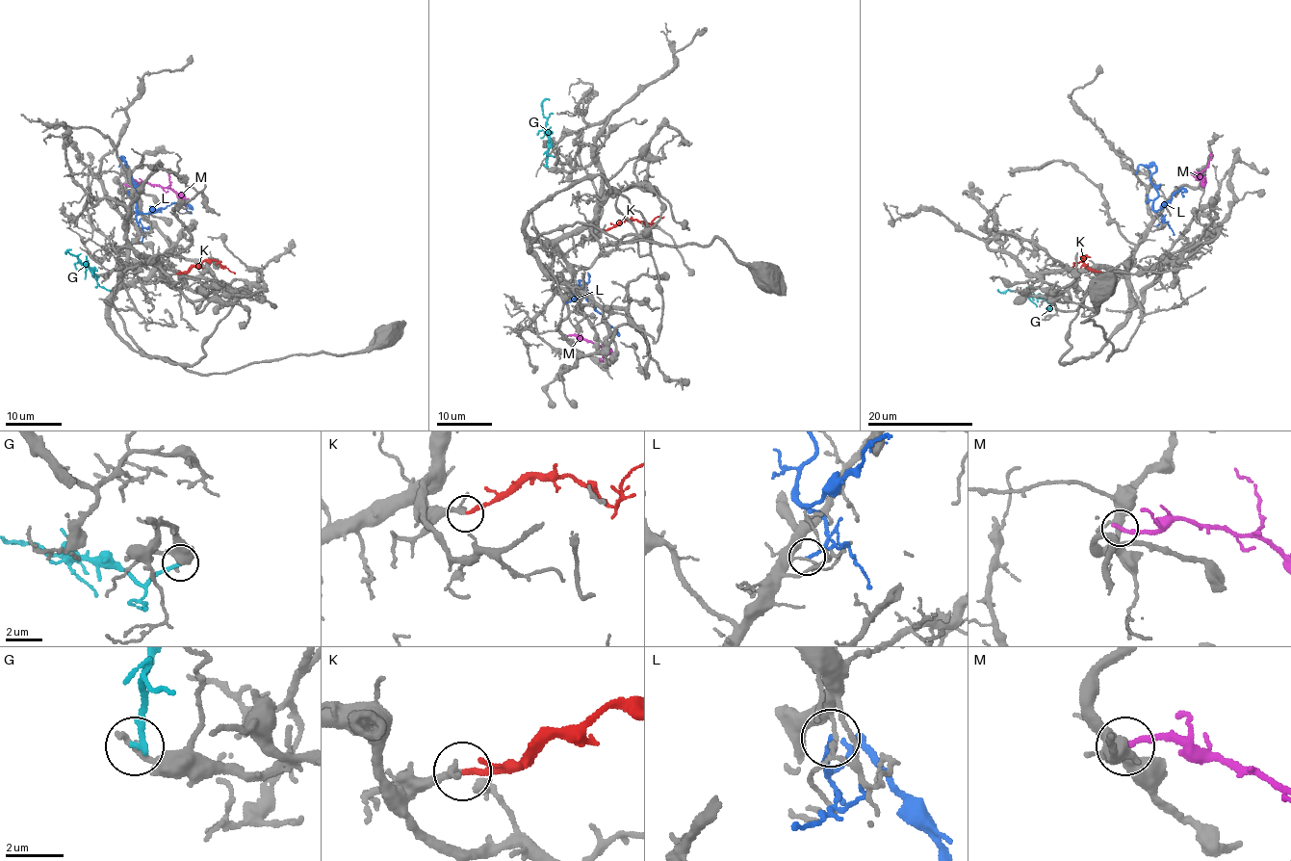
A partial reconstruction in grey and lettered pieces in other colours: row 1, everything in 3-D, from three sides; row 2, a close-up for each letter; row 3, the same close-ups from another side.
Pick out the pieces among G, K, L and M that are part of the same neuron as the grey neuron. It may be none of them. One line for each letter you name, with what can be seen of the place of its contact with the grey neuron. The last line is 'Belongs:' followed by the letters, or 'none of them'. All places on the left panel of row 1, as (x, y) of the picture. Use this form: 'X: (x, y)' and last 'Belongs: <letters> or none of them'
K: (175, 273)
Belongs: K

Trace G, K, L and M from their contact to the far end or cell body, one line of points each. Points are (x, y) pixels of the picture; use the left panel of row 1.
G: (96, 275), (95, 278), (93, 272), (65, 252), (70, 248)
K: (175, 273), (189, 272), (192, 266), (204, 261), (217, 260), (234, 273)
L: (139, 228), (138, 192), (121, 159), (123, 156), (124, 165)
M: (127, 186), (148, 182), (167, 187), (170, 182), (168, 172), (162, 167)

